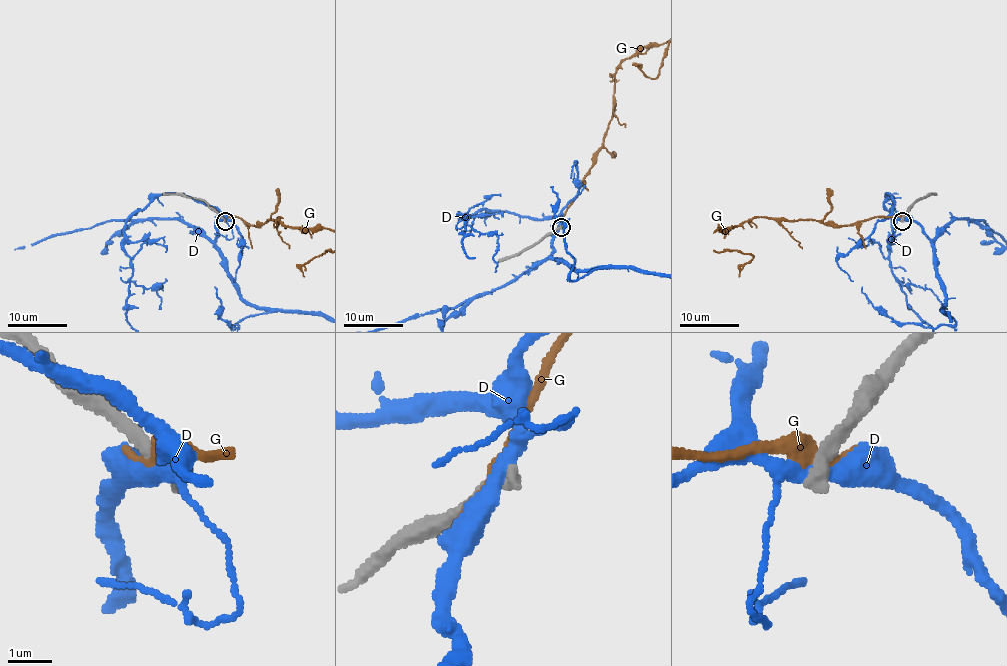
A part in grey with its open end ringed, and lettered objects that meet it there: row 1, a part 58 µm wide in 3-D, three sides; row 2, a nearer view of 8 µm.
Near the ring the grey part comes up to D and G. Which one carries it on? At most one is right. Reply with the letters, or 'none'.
none

